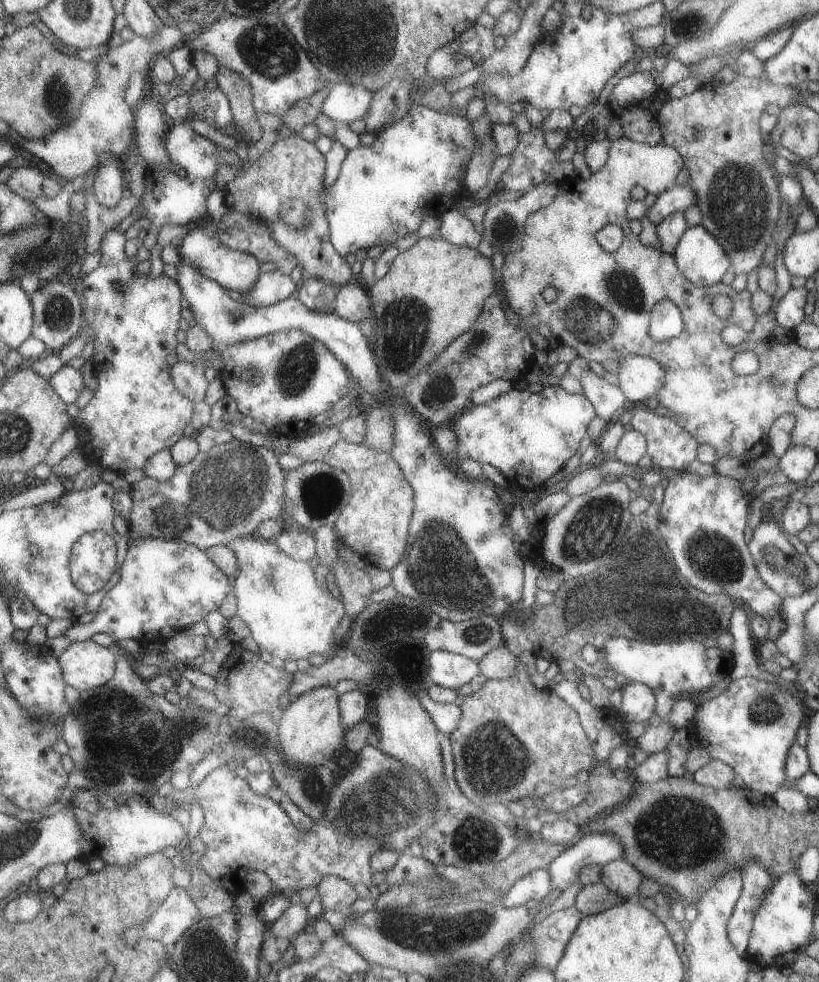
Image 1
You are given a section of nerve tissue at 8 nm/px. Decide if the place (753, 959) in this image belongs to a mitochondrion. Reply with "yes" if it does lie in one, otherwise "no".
no

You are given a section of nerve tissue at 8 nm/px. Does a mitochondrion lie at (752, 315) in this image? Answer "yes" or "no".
no

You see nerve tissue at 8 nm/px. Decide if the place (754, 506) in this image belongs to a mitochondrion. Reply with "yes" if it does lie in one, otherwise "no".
no

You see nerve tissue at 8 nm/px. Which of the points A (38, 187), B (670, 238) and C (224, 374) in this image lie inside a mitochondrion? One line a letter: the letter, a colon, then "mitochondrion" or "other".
A: other
B: other
C: other

